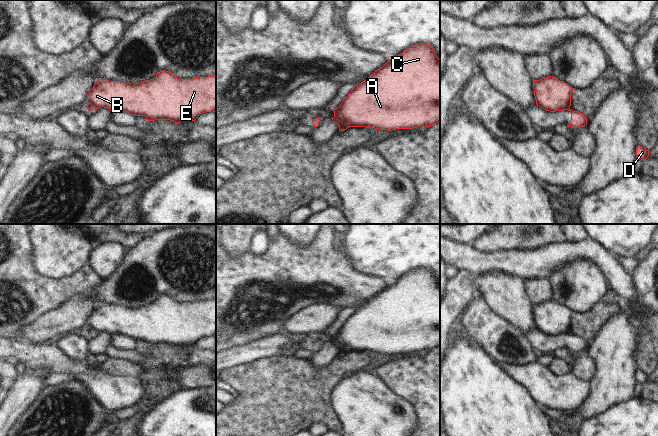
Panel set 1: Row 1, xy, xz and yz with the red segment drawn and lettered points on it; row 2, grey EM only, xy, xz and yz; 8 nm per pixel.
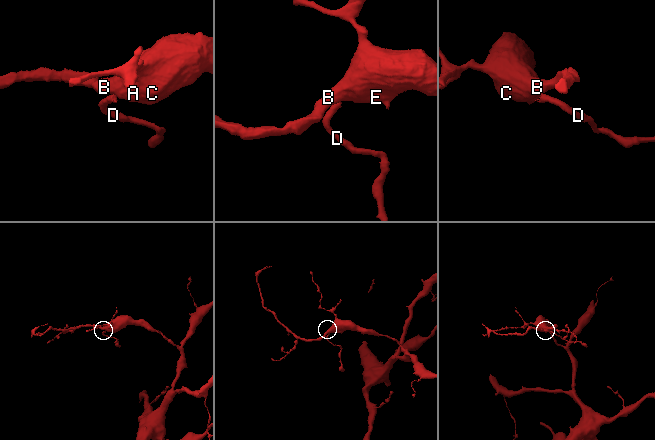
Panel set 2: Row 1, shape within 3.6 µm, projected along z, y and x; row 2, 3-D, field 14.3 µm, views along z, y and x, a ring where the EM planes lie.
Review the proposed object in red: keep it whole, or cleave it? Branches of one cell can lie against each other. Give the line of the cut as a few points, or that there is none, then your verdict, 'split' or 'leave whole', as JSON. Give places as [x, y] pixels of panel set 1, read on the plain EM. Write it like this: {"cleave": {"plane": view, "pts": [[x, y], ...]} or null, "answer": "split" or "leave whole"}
{"cleave": {"plane": "xz", "pts": [[338, 345], [342, 345], [347, 351]]}, "answer": "split"}

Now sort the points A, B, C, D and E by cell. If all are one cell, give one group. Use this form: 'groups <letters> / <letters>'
groups A B C E / D

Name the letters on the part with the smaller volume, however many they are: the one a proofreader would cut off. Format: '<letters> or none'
D

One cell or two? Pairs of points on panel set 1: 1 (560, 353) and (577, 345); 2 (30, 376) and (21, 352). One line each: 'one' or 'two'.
1: two
2: two

